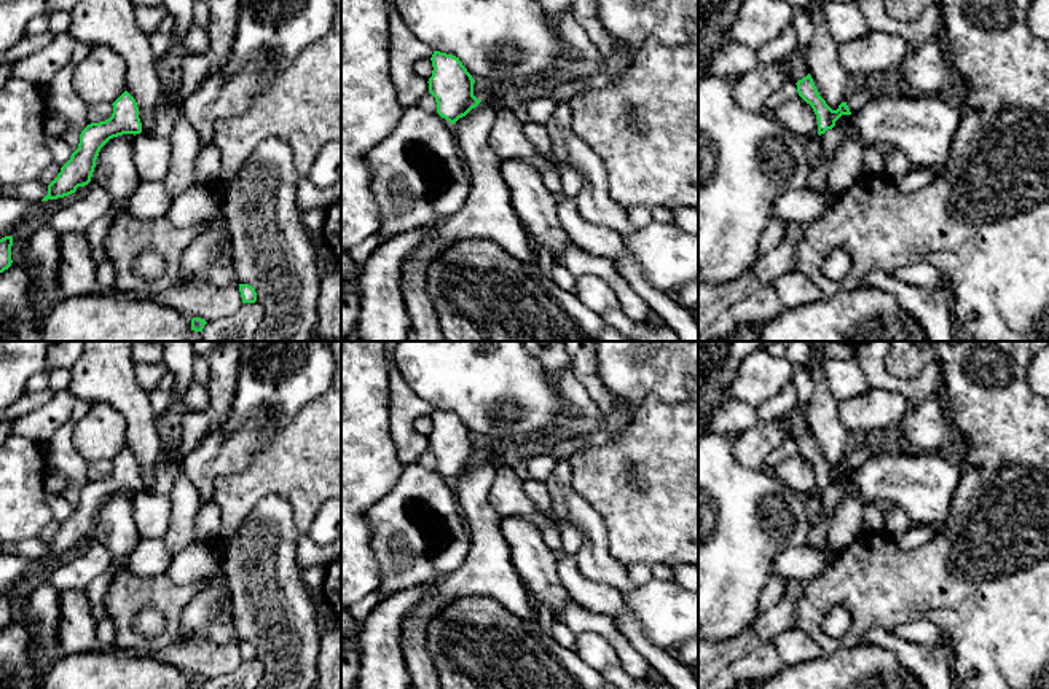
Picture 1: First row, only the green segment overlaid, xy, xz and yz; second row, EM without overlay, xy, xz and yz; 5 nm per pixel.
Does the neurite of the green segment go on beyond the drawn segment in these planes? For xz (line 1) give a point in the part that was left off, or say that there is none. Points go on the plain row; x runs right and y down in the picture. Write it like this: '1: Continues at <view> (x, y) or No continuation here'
1: No continuation here

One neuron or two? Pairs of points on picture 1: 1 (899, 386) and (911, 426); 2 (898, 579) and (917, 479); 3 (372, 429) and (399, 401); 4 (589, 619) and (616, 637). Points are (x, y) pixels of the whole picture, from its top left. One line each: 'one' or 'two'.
1: one
2: two
3: two
4: one

